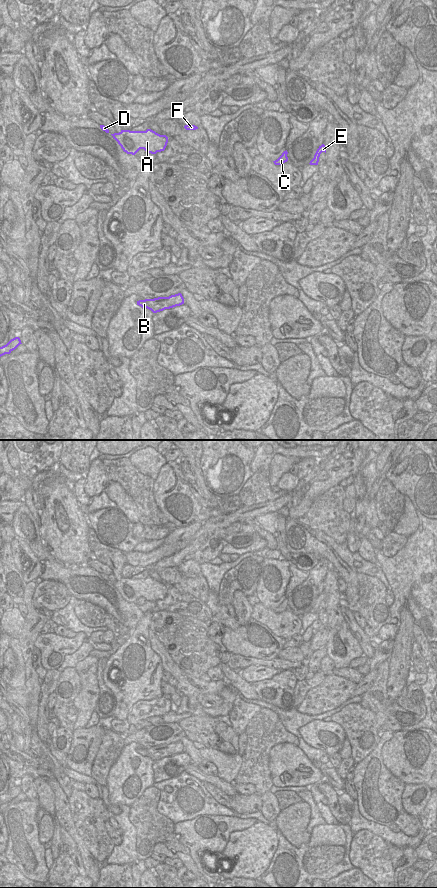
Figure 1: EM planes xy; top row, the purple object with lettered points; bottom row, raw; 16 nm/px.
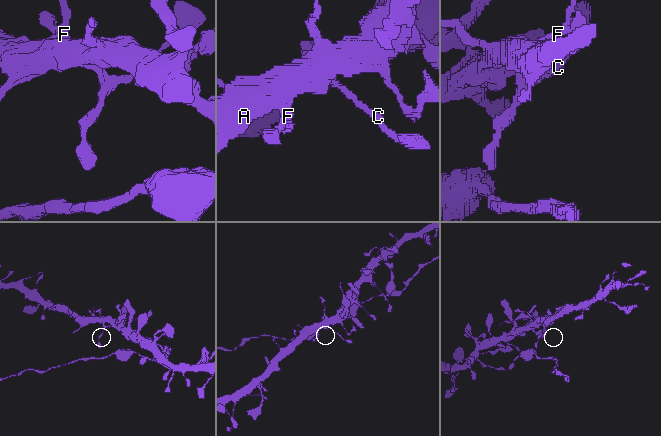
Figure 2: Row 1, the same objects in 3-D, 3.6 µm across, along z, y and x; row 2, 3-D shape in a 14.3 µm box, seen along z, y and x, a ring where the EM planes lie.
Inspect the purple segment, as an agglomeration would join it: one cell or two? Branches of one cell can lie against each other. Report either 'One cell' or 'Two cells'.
One cell

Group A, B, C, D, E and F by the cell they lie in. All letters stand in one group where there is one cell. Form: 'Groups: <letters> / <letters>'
Groups: A B C D E F

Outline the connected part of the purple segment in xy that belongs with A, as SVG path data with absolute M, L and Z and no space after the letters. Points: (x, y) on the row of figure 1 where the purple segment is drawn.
M151 129L146 131L121 130L111 135L124 152L132 155L135 155L140 149L144 149L146 153L156 154L164 151L168 143L166 135L160 135Z

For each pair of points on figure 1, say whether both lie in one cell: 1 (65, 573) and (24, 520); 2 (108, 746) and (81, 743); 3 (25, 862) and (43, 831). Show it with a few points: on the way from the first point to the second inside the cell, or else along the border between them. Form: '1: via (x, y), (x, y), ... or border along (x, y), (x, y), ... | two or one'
1: via (51, 562), (29, 541), (29, 534) | one
2: border along (105, 730), (91, 767) | two
3: border along (37, 822), (38, 840), (42, 844) | two

